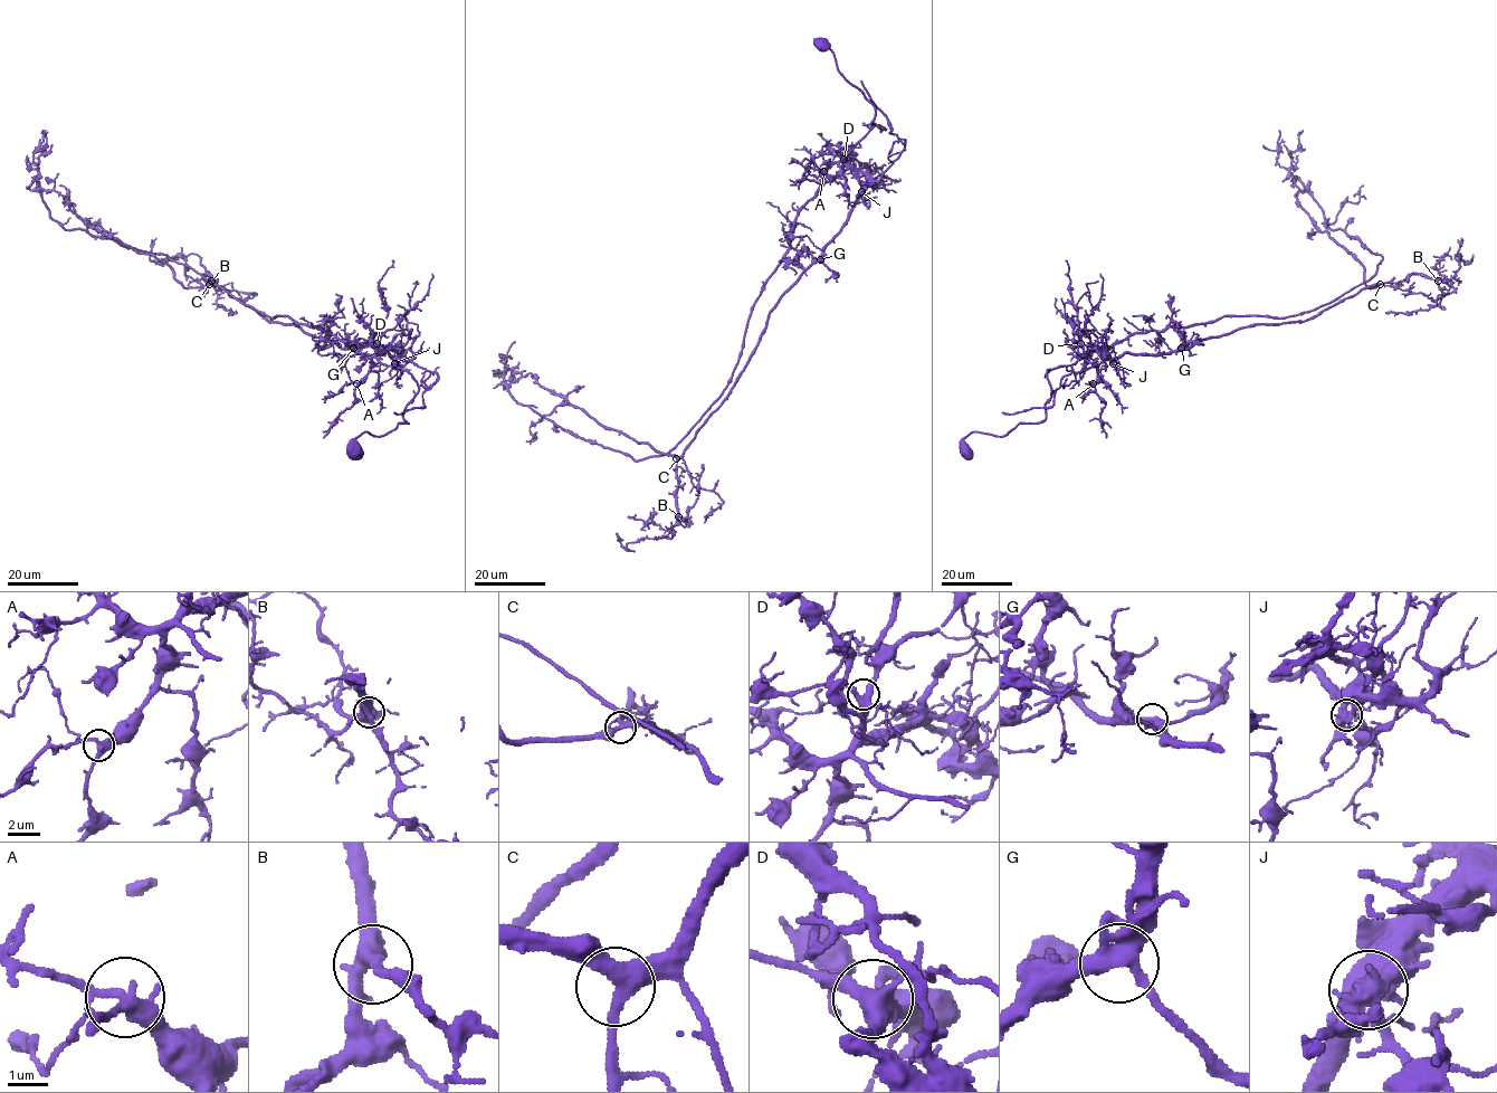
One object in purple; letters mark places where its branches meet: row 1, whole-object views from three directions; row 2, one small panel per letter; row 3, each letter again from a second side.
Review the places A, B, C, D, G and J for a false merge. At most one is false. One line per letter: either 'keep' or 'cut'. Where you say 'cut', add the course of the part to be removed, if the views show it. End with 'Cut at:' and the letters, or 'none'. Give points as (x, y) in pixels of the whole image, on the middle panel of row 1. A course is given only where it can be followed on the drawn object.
A: keep
B: keep
C: keep
D: keep
G: keep
J: cut; course (861, 191), (822, 255), (782, 295), (727, 398), (680, 456), (659, 454), (606, 429), (530, 373), (504, 390)
Cut at: J

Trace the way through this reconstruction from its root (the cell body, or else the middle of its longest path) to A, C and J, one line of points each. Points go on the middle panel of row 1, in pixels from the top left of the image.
A: (822, 45), (874, 105), (870, 124), (886, 130), (876, 125), (839, 163), (837, 176), (823, 171)
C: (822, 45), (886, 130), (845, 155), (865, 186), (847, 222), (676, 458)
J: (822, 45), (832, 53), (838, 70), (874, 105), (870, 124), (886, 130), (876, 125), (845, 155), (861, 191)

